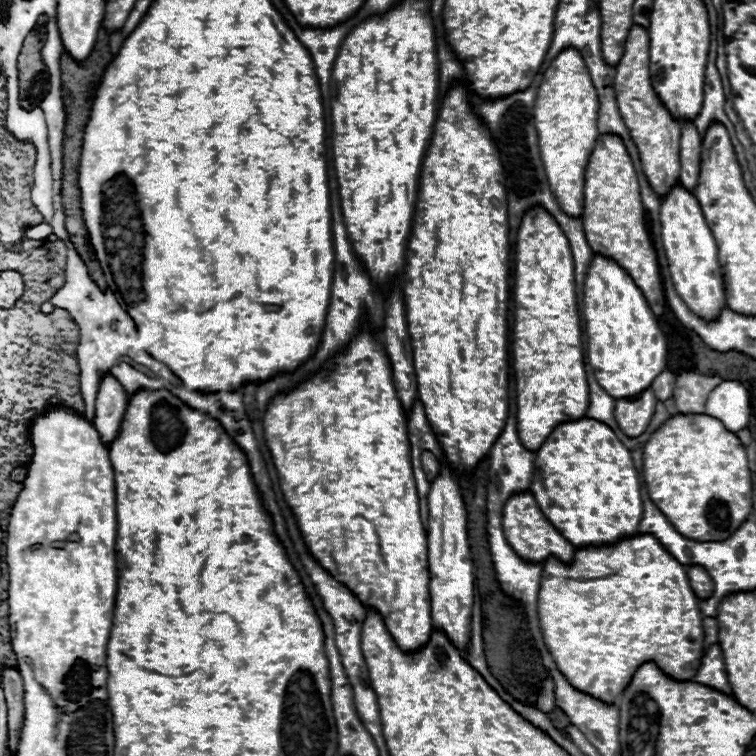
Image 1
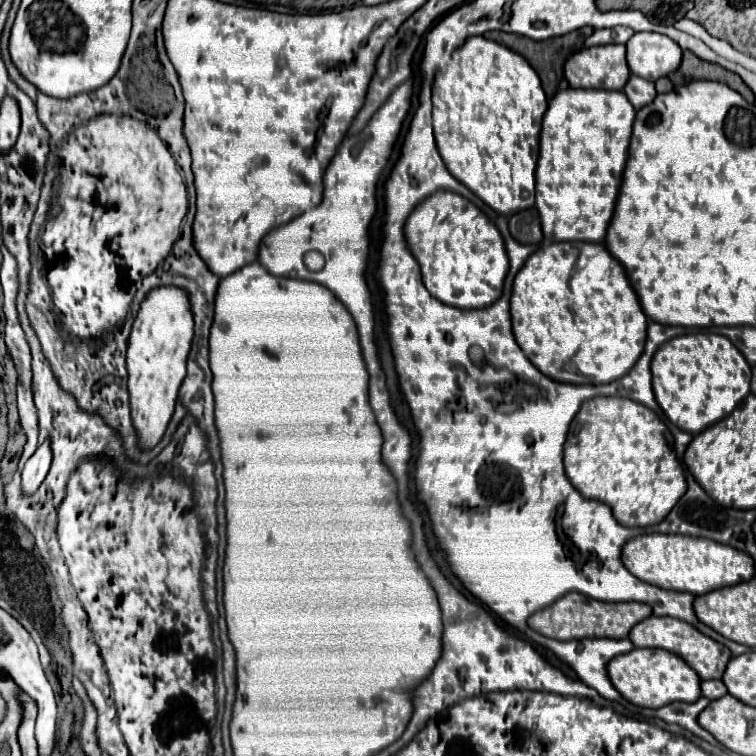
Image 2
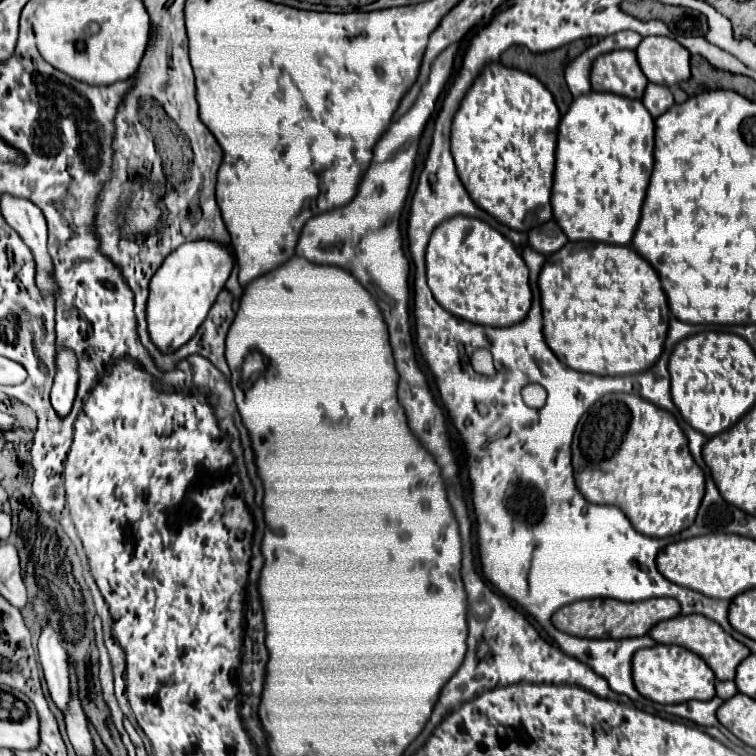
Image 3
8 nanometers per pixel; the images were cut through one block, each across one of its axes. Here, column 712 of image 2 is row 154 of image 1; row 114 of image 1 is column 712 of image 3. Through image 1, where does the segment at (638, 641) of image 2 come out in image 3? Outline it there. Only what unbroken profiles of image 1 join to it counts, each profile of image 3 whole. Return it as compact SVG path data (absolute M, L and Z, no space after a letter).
M700 614L676 616L676 618L670 618L670 620L658 622L648 632L648 636L658 644L678 644L678 646L684 646L684 648L692 650L694 654L704 658L704 662L712 668L716 680L734 680L736 666L750 654L750 650L744 644L740 644L738 640L728 636L720 626L716 626L712 620L708 620L706 616L700 616Z

